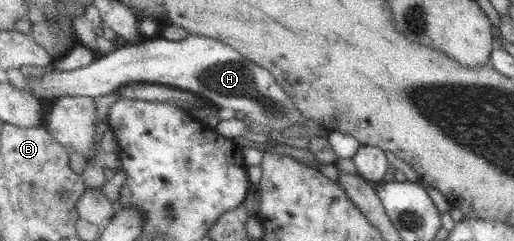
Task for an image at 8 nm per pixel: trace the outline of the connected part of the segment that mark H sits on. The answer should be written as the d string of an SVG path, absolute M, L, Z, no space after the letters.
M189 35L173 41L162 36L144 39L143 42L126 44L101 55L89 65L68 71L45 72L38 77L26 77L33 96L43 99L61 96L86 96L90 99L115 92L129 83L151 83L175 87L201 96L213 108L231 108L247 116L258 129L275 130L272 142L281 142L281 131L293 124L305 124L313 128L307 138L317 138L321 132L319 123L301 115L295 103L279 87L265 68L253 64L229 45L201 35Z

